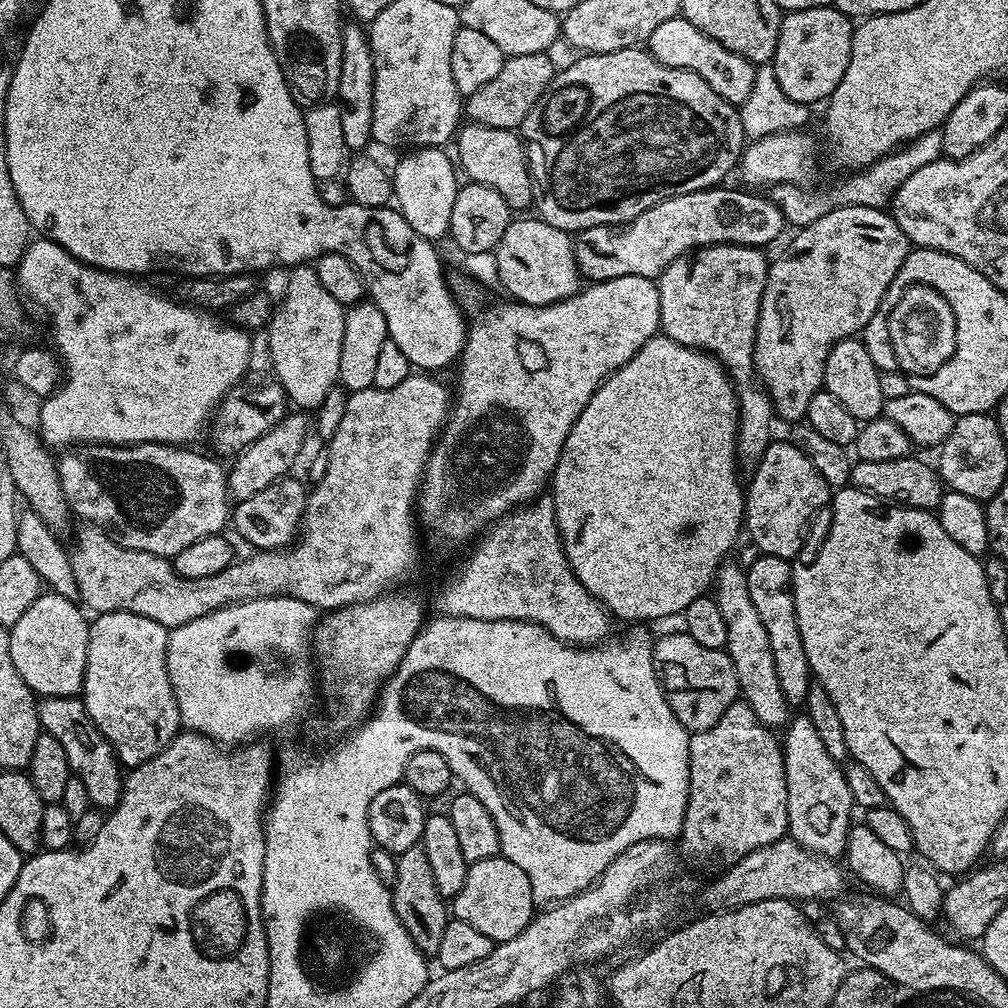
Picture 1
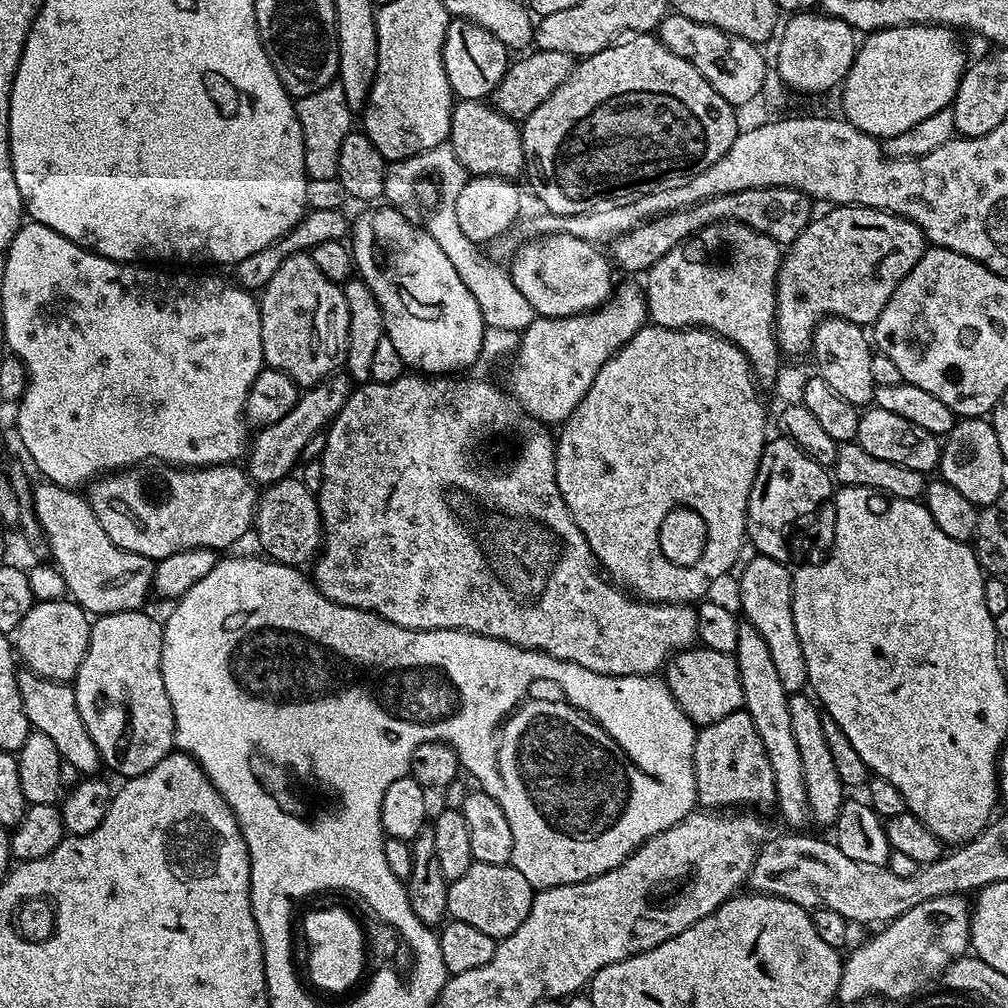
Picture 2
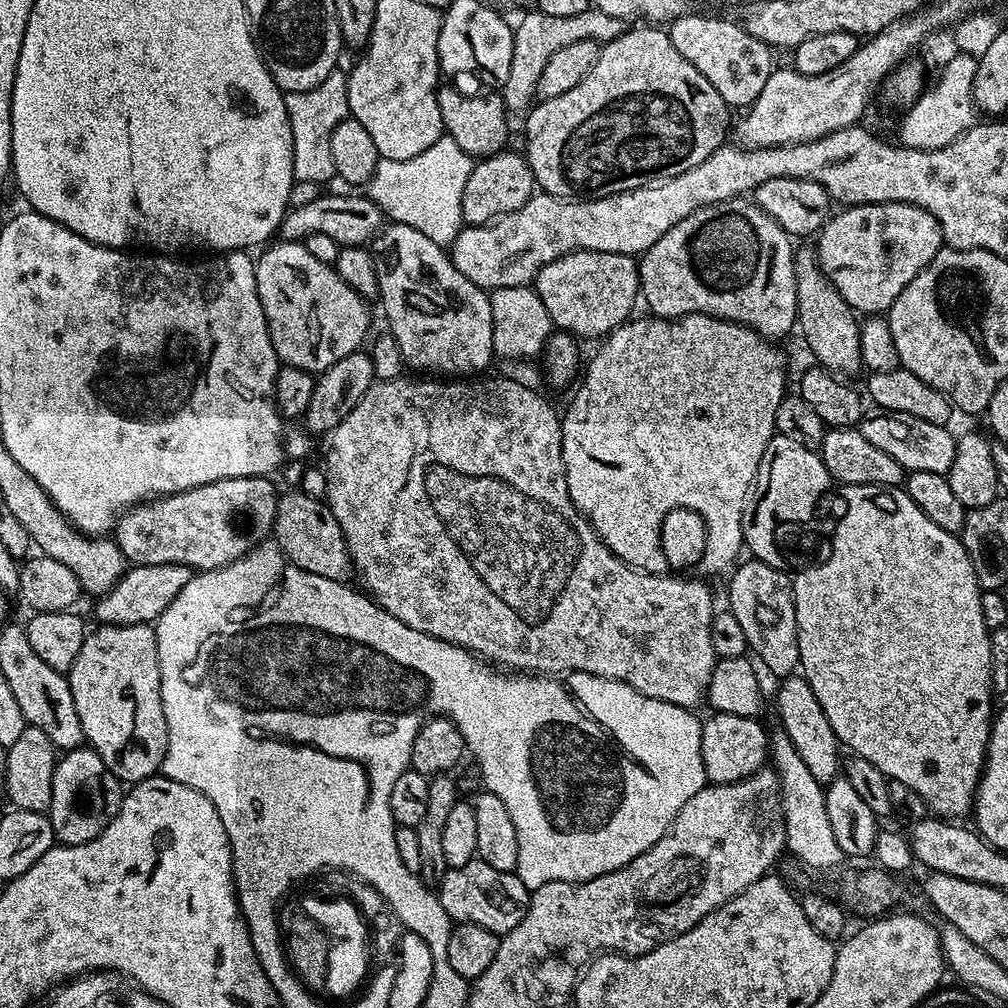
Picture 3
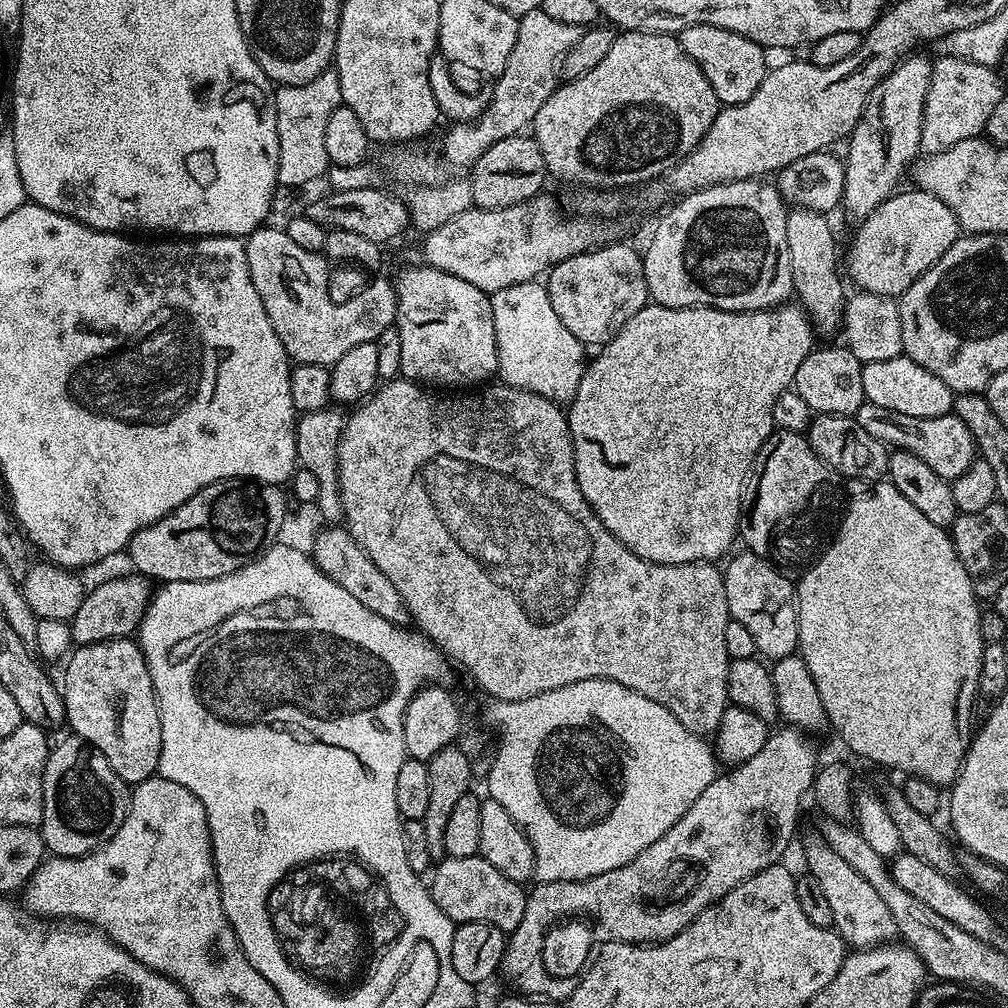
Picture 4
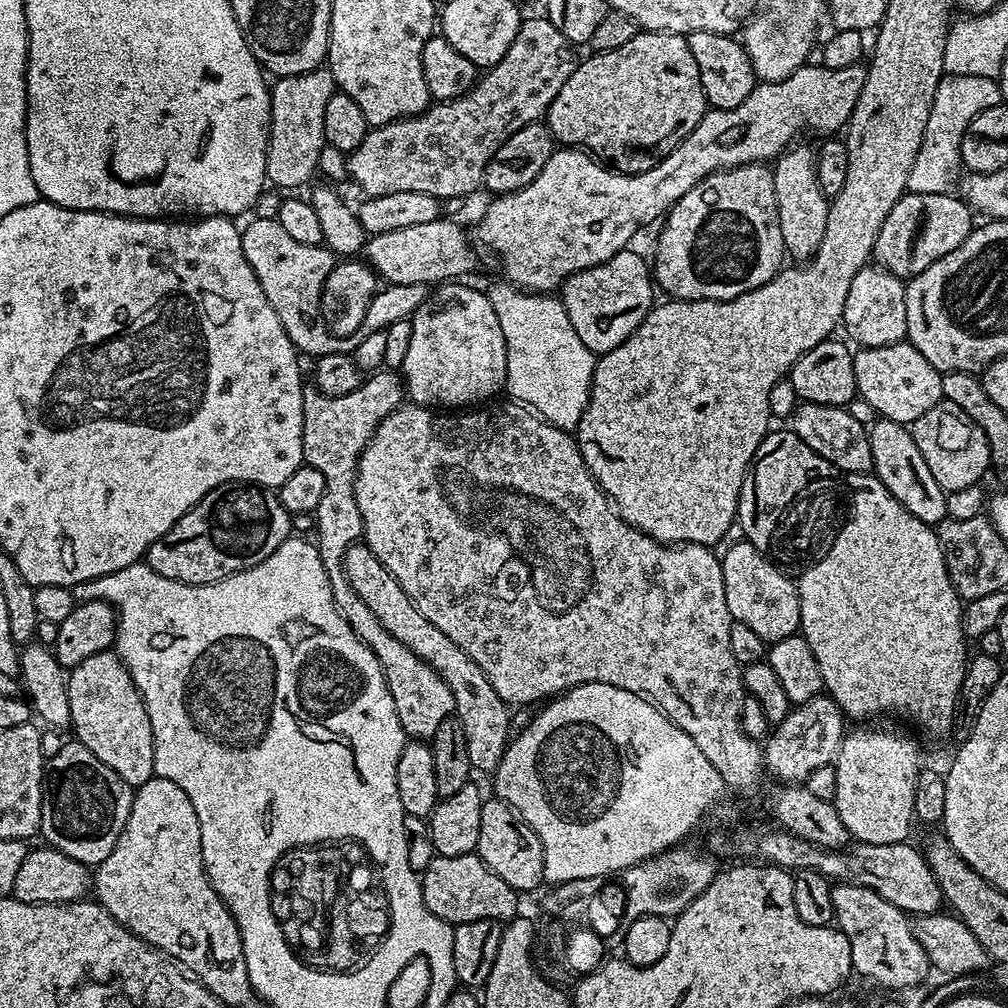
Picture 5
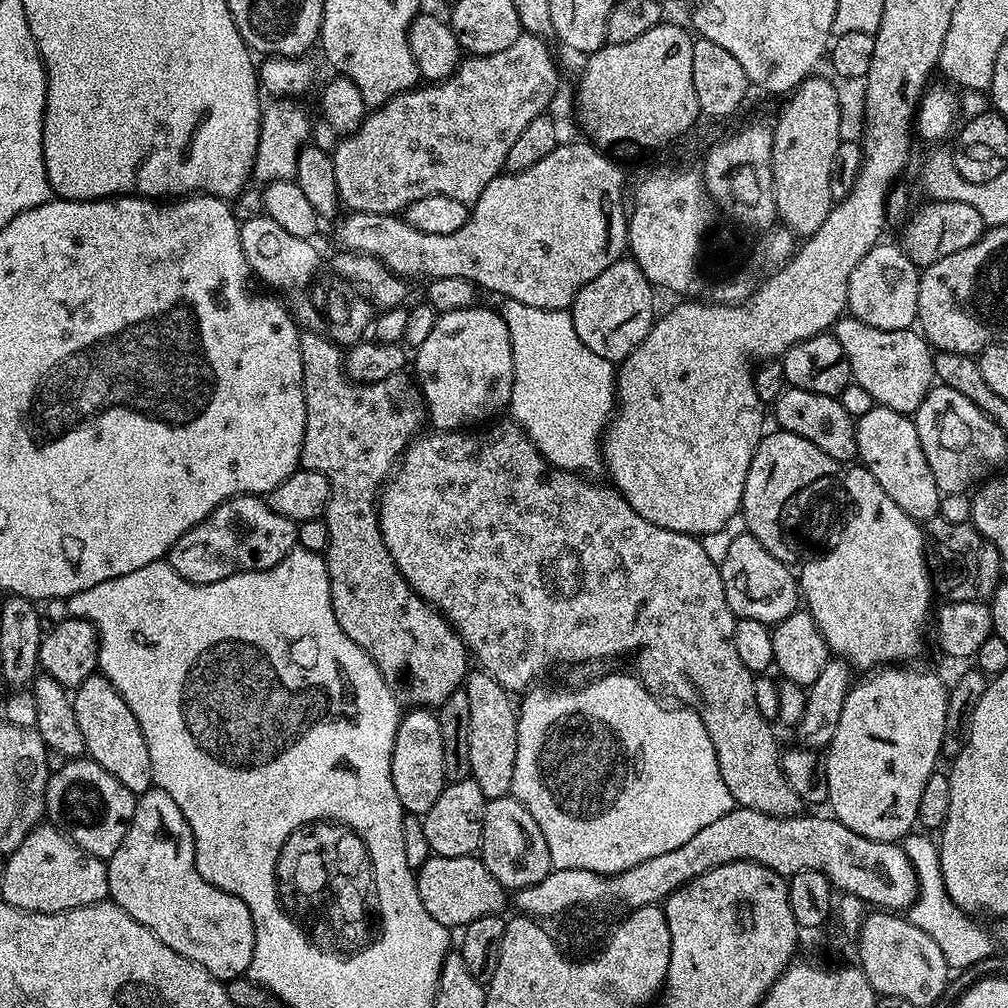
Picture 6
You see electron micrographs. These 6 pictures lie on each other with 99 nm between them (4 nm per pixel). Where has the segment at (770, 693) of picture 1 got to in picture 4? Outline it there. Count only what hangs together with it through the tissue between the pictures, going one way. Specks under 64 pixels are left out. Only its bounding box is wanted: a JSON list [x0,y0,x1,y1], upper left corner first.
[804,838,897,949]

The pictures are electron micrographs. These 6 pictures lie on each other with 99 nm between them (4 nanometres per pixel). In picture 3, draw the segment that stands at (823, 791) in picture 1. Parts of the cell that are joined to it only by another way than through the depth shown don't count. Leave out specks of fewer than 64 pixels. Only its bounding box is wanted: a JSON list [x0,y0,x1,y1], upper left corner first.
[776,674,842,785]

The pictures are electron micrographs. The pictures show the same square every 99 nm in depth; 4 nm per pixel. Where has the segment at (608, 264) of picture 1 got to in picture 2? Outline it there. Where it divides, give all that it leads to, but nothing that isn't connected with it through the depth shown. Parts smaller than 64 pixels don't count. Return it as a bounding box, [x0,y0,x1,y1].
[610,188,814,273]

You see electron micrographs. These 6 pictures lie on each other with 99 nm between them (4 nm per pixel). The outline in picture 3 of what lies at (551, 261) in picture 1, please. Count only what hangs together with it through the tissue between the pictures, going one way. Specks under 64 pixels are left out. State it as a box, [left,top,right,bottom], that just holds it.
[534,252,641,338]

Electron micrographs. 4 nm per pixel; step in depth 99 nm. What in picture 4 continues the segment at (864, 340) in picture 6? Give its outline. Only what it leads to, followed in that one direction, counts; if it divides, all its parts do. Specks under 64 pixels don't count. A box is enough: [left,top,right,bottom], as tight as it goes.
[862,356,954,418]

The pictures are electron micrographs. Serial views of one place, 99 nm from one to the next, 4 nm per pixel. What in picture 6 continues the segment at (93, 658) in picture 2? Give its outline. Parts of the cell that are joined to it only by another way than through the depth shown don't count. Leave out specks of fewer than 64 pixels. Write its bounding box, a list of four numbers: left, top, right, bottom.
[72,674,153,794]

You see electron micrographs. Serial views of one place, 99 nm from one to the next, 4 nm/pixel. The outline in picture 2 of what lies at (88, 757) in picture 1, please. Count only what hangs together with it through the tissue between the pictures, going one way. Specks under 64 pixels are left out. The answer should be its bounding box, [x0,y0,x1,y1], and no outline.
[17,670,102,774]

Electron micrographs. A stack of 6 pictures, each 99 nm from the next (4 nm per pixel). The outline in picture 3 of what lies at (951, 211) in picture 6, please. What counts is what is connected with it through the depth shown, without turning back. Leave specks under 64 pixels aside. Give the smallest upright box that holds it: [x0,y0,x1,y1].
[815,204,945,314]

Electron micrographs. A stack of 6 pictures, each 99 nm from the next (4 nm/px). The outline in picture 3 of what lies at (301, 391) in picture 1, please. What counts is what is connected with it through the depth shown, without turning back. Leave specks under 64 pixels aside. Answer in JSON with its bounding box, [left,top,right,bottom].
[256,242,372,374]

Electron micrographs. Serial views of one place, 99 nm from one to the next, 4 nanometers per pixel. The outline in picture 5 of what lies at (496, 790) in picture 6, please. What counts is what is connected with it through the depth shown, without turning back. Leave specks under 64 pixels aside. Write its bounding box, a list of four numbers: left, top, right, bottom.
[344,542,510,773]

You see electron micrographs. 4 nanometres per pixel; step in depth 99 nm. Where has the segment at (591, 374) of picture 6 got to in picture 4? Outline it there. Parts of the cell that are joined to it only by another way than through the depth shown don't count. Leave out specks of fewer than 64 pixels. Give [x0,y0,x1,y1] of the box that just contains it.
[491,280,586,405]

